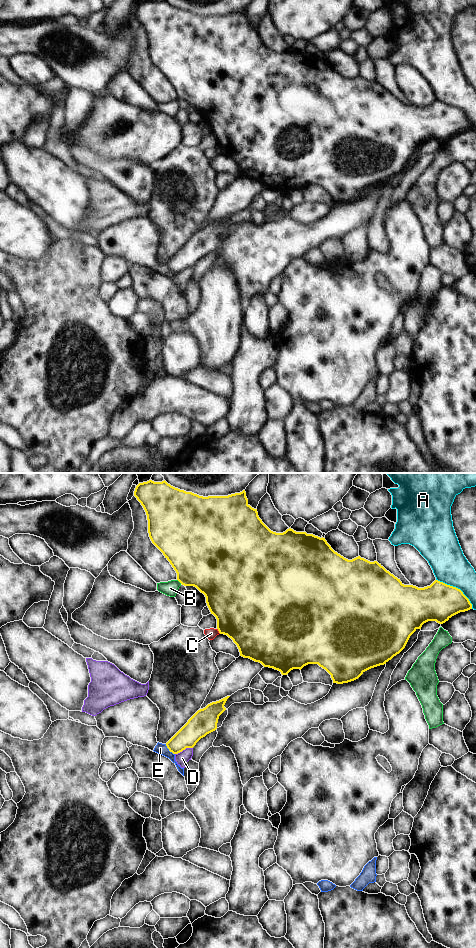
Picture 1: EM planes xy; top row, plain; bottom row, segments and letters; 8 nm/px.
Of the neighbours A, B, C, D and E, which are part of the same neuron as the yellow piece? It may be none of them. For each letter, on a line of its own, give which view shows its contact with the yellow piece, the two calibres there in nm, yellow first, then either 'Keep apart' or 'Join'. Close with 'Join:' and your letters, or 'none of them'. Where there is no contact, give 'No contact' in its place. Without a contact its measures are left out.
A: Touches yellow in xy. Thickness 300 nm (yellow) against 280 nm. Keep apart
B: Touches yellow in xy. Thickness 460 nm (yellow) against 120 nm. Keep apart
C: Touches yellow in xy. Thickness 460 nm (yellow) against 90 nm. Keep apart
D: Touches yellow in xy. Thickness 190 nm (yellow) against 100 nm. Keep apart
E: Touches yellow in xy. Thickness 170 nm (yellow) against 90 nm. Keep apart
Join: none of them

